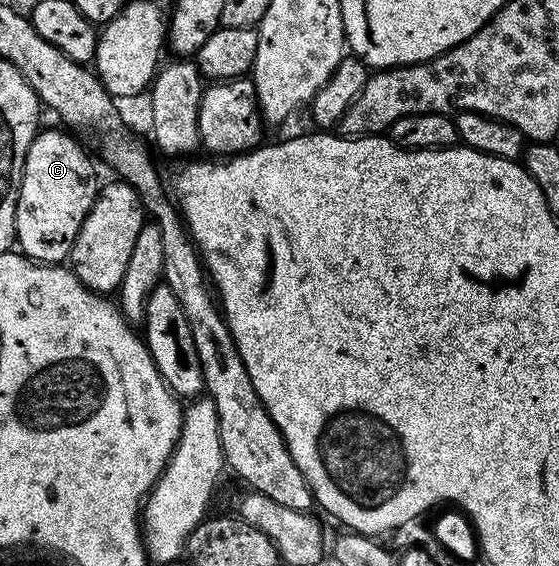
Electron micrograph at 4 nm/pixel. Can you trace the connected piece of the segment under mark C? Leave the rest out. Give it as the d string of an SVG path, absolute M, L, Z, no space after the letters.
M53 128L38 131L27 150L17 195L16 247L36 263L61 264L95 202L98 187L93 160L75 137Z

